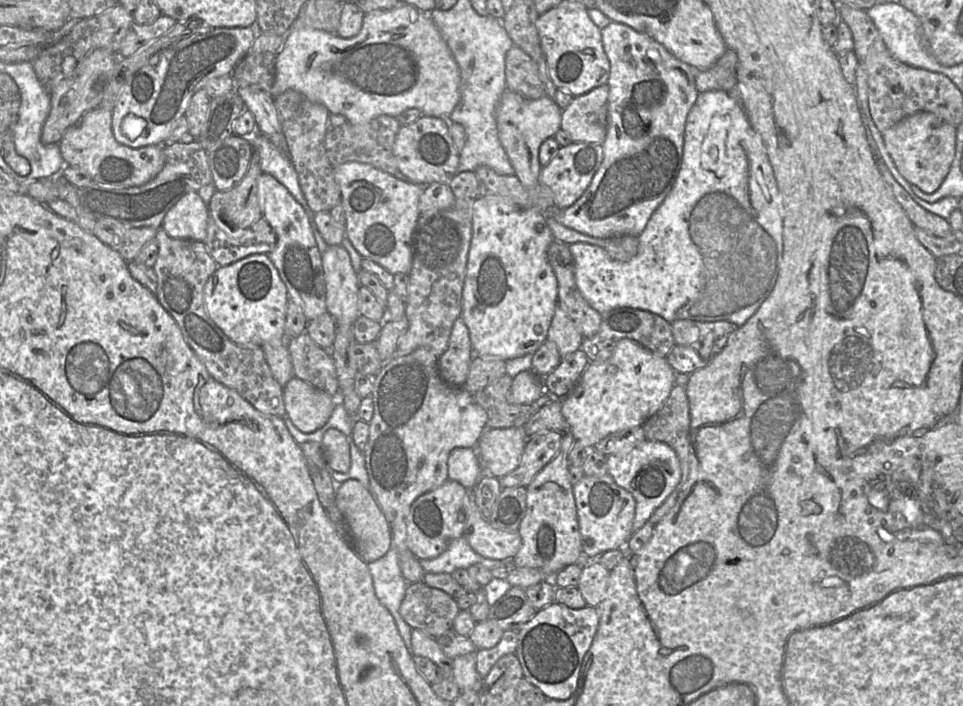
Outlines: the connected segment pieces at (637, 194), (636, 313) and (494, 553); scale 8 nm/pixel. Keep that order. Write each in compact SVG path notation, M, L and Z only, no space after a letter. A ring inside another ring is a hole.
M611 21L608 25L601 29L601 34L603 47L610 62L610 75L607 82L607 85L609 86L607 132L602 143L604 152L603 161L598 171L595 173L590 185L573 205L565 209L557 208L554 211L543 212L546 213L547 216L553 215L555 219L564 226L595 238L610 238L620 235L639 236L639 234L645 229L652 215L670 193L678 176L683 157L686 119L690 109L700 94L696 89L695 80L697 74L701 70L676 58L662 44L649 35L638 32L623 23Z
M620 307L602 314L598 331L592 337L584 339L579 349L585 352L590 363L600 363L607 360L612 355L616 344L625 338L636 341L655 355L662 357L666 357L676 345L671 323L663 317L647 310Z
M472 490L469 491L463 502L466 520L462 537L485 558L511 560L521 546L520 534L518 531L508 532L494 528L487 517L481 514L472 497Z

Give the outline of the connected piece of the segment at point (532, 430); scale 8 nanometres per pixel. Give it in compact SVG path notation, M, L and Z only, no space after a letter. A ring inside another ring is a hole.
M562 399L552 400L550 403L540 408L522 426L526 434L530 437L539 432L558 431L566 433L568 426L562 415Z

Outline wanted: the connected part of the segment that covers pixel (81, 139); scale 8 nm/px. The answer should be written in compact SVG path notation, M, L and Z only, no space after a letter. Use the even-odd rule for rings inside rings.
M100 107L88 111L78 123L67 129L58 145L67 167L79 168L99 186L141 186L152 180L165 163L163 145L132 148L120 144L112 131L112 111Z

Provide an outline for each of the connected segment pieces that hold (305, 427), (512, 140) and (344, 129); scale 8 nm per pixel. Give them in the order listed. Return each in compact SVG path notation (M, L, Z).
M296 377L283 387L285 418L299 431L311 433L323 427L337 405L337 398Z
M506 89L497 109L497 130L515 176L523 186L533 187L539 183L542 165L539 161L539 149L548 138L554 137L561 130L562 109L547 94L539 99L527 99L520 94Z
M331 114L324 139L327 158L334 166L348 162L368 163L400 180L408 181L399 172L393 155L394 142L401 126L397 117L389 115L380 115L365 124L353 124L342 115Z

